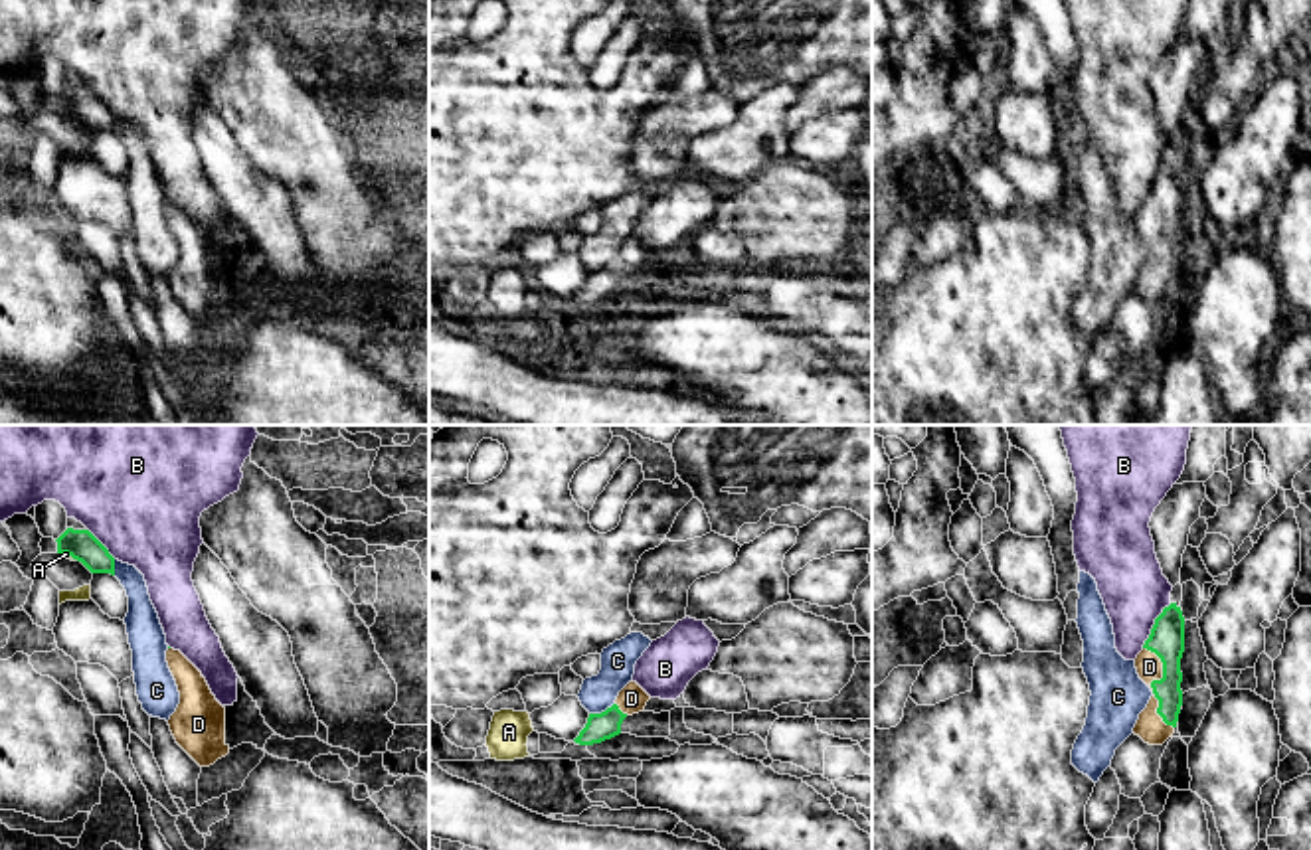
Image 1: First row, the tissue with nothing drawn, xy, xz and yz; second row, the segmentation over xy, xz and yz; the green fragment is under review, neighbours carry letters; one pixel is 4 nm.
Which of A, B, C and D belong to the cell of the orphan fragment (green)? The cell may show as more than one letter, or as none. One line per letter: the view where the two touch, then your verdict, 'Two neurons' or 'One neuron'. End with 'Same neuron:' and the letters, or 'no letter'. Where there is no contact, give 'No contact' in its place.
A: Touches green in xy. Two neurons
B: Touches green in yz. Two neurons
C: Touches green in xz. Two neurons
D: Touches green in yz. One neuron
Same neuron: D

